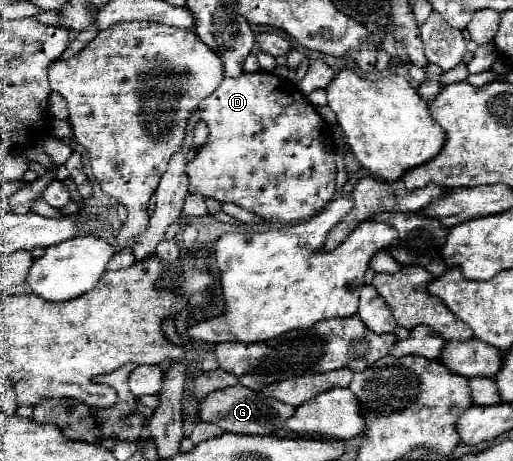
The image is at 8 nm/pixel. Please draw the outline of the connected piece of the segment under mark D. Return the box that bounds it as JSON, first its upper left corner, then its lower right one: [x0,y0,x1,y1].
[187,71,335,223]

